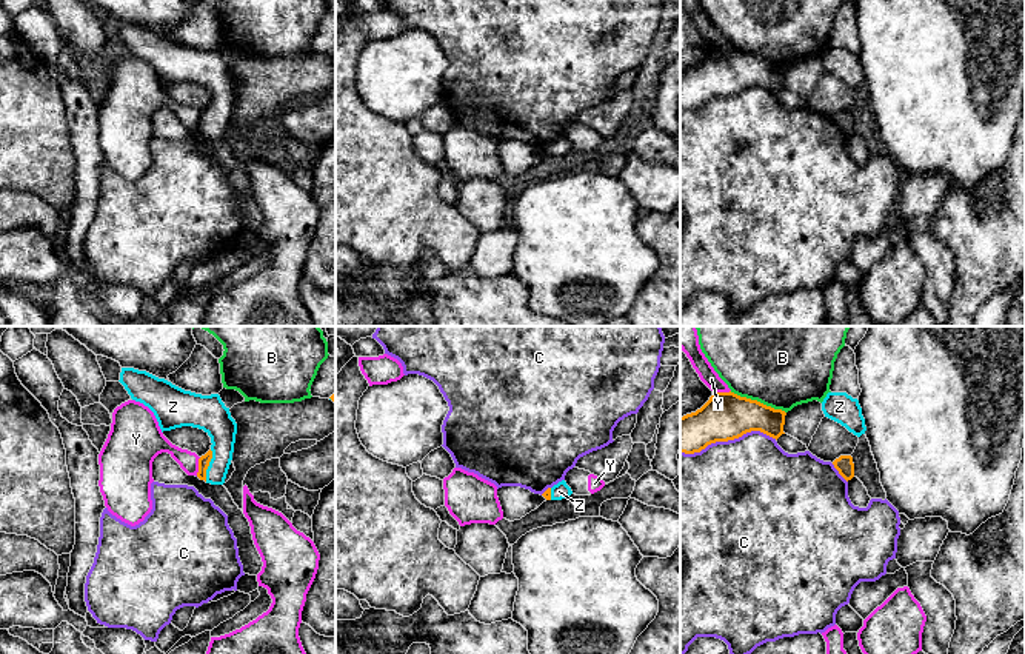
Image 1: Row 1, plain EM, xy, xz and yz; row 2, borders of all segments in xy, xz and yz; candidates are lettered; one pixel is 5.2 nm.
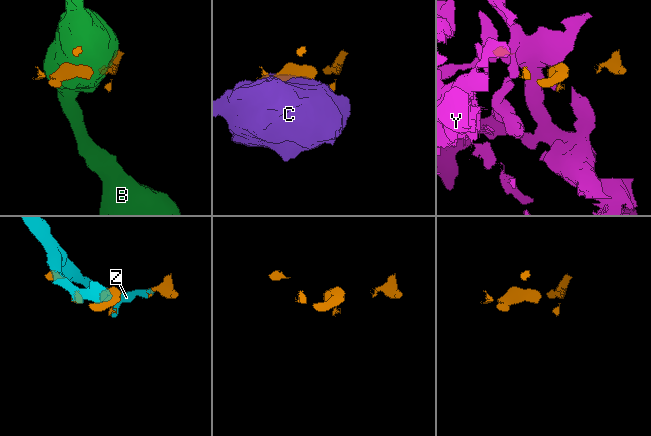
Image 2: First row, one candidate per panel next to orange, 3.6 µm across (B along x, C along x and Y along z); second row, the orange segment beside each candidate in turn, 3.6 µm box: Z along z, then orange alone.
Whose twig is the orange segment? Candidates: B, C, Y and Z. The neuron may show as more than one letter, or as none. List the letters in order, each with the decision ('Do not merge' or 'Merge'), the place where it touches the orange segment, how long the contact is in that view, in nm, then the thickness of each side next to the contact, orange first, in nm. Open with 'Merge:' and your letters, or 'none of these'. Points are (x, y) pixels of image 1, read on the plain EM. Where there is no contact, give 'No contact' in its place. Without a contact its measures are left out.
Merge: Z
B: Do not merge. Touches orange at yz (756, 56). Shared border 320 nm. Thickness 260 nm (orange) against 340 nm
C: Do not merge. Touches orange at yz (728, 94). Shared border 500 nm. Thickness 260 nm (orange) against 480 nm
Y: Do not merge. Touches orange at xy (199, 122). Shared border 100 nm. Thickness 60 nm (orange) against 110 nm
Z: Merge. Touches orange at xy (208, 120). Shared border 170 nm. Thickness 60 nm (orange) against 170 nm

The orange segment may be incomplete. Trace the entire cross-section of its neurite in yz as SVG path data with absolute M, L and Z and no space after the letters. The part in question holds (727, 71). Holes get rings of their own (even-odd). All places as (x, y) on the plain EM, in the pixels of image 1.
M713 48L696 68L680 72L680 108L694 109L716 97L728 97L751 86L773 94L783 88L786 68L734 48Z

